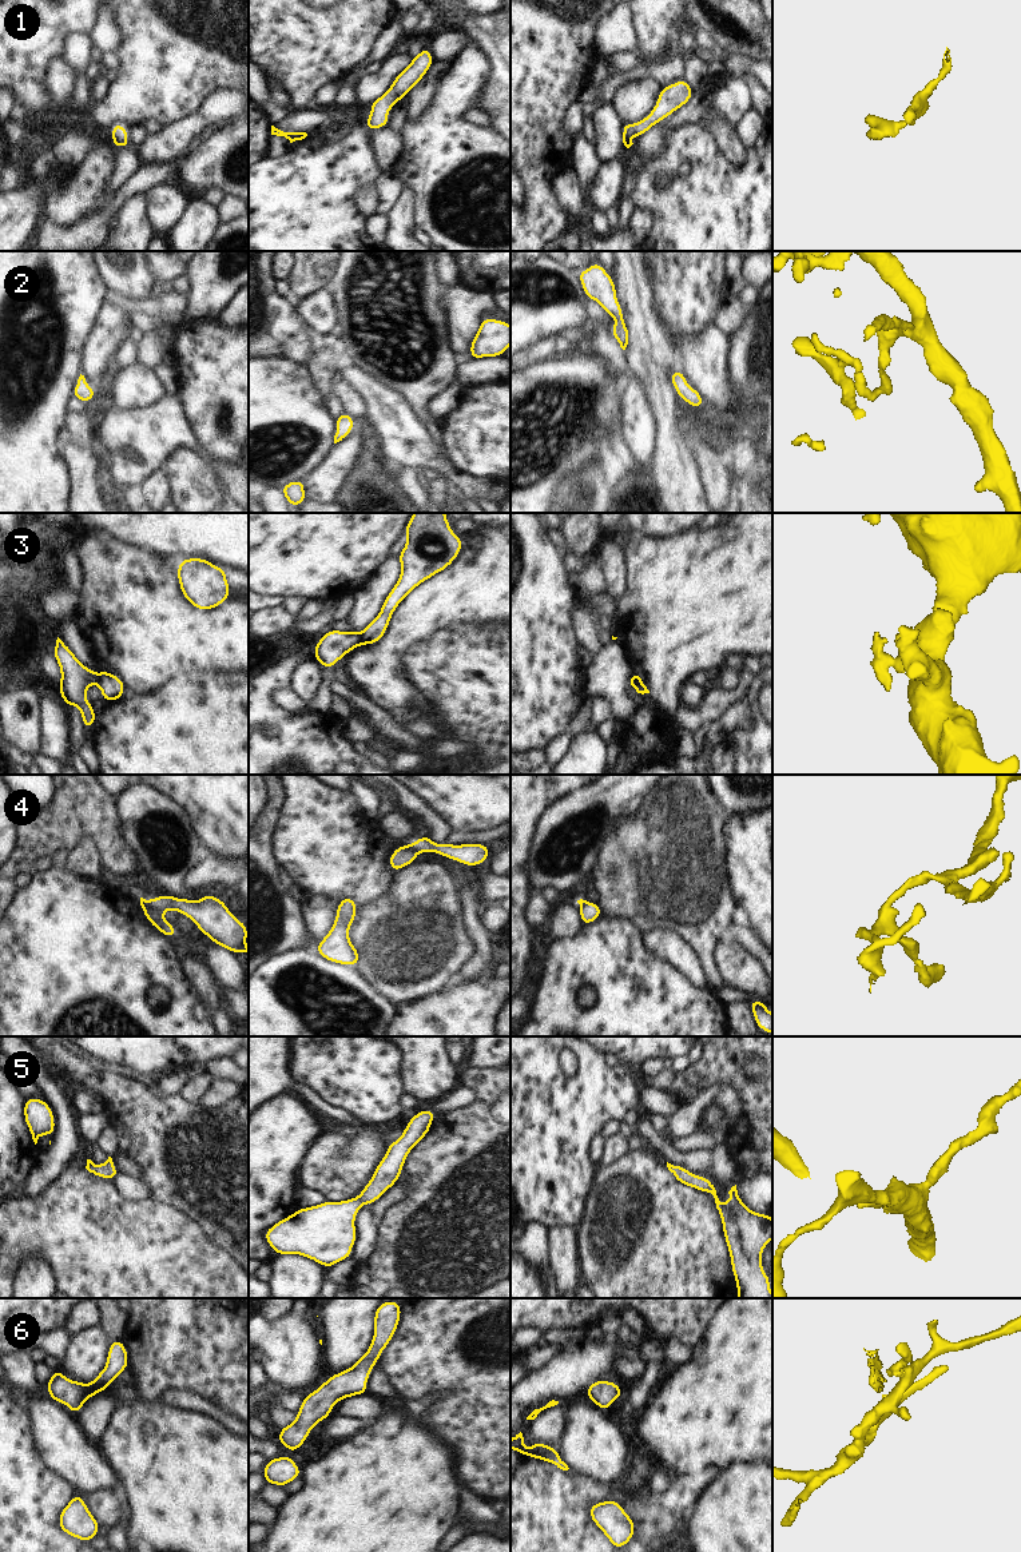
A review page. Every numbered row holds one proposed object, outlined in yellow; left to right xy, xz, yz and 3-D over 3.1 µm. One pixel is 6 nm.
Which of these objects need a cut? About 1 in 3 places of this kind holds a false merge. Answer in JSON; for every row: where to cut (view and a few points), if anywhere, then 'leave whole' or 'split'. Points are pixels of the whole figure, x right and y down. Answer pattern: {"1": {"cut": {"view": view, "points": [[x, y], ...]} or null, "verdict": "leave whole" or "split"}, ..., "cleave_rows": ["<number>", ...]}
{"1": {"cut": null, "verdict": "leave whole"}, "2": {"cut": null, "verdict": "leave whole"}, "3": {"cut": {"view": "xz", "points": [[361, 633], [358, 644]]}, "verdict": "split"}, "4": {"cut": {"view": "xy", "points": [[150, 900], [163, 911]]}, "verdict": "split"}, "5": {"cut": null, "verdict": "leave whole"}, "6": {"cut": null, "verdict": "leave whole"}, "cleave_rows": ["3", "4"]}

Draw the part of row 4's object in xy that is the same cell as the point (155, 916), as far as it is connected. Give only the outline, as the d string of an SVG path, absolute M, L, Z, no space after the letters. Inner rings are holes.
M140 898L140 906L147 920L168 939L174 938L178 932L175 927L163 919L163 911L158 910L151 900Z

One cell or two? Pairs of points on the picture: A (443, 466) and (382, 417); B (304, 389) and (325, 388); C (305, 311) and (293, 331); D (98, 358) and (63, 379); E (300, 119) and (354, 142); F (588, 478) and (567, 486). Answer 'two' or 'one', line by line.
A: one
B: two
C: two
D: two
E: two
F: one

